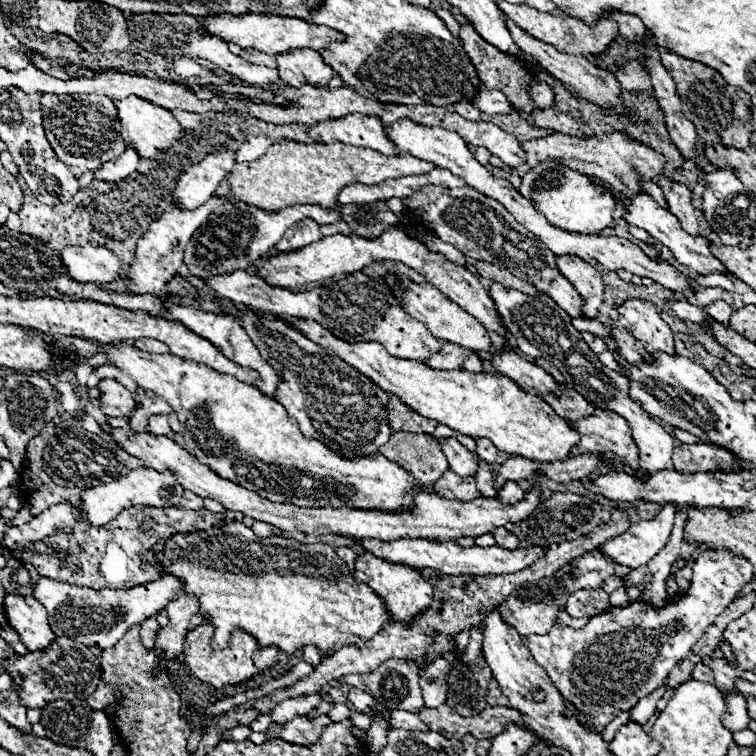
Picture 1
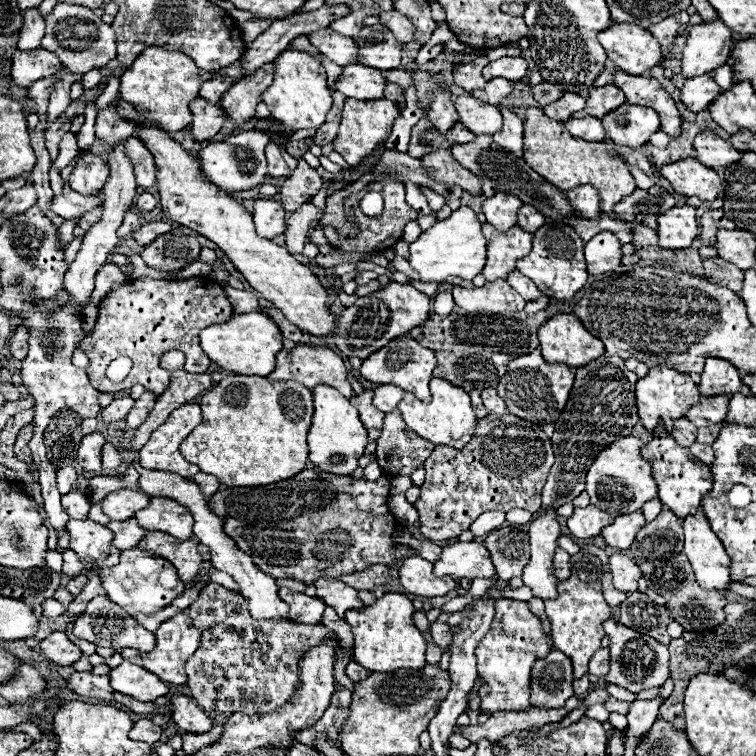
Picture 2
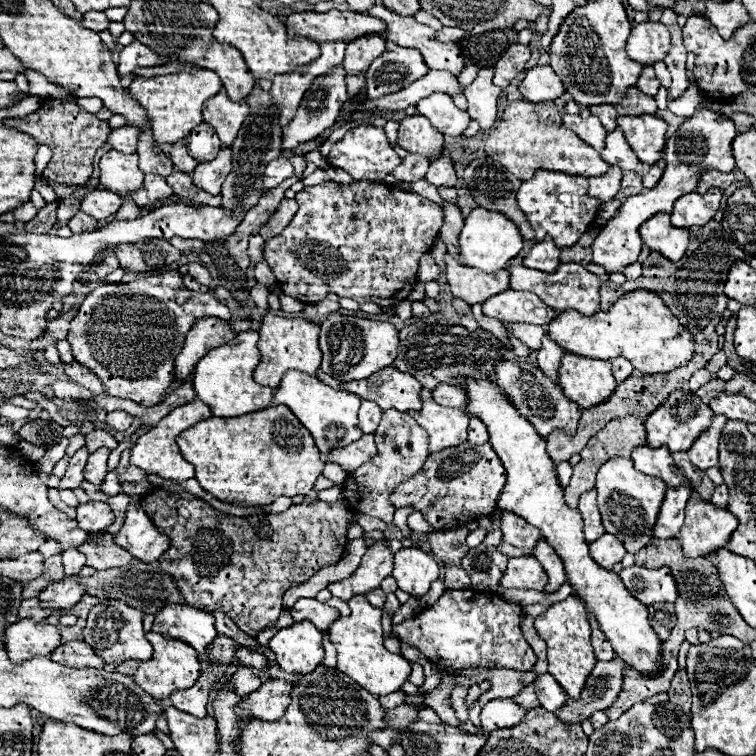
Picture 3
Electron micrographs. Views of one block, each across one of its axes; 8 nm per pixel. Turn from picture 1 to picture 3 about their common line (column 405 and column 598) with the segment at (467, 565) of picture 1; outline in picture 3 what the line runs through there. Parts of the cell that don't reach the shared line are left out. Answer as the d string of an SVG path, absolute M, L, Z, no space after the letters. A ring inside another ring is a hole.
M604 534L598 540L590 542L590 556L606 570L610 570L614 564L622 562L624 554L626 554L624 544L616 536Z

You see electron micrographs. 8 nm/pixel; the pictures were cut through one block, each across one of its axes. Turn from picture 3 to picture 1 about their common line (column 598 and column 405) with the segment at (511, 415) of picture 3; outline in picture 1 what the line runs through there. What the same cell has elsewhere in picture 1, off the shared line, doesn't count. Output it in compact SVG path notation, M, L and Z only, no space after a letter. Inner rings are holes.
M364 552L362 556L356 558L354 580L356 582L364 582L368 588L372 588L384 600L392 620L394 622L402 622L402 624L412 622L414 616L424 612L426 608L430 608L430 602L434 598L432 596L432 586L414 568L406 568L402 564L386 562L386 560L376 558L376 556L368 554L368 552Z

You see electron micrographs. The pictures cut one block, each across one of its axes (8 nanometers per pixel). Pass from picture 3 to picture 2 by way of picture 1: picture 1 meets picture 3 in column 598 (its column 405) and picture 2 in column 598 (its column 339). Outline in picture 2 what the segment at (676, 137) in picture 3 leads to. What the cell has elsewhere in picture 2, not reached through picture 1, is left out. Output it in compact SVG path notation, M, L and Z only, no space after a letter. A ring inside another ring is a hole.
M600 232L590 242L586 242L584 252L586 252L588 274L598 276L598 274L614 272L622 260L620 246L622 244L612 232Z

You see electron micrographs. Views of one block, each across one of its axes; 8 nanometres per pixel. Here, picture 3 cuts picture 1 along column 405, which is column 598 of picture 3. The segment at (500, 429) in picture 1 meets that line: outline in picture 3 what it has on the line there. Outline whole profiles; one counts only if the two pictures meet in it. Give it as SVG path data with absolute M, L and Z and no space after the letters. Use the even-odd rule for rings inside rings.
M564 354L558 370L558 384L566 398L576 402L580 408L602 404L618 386L610 362L578 354Z

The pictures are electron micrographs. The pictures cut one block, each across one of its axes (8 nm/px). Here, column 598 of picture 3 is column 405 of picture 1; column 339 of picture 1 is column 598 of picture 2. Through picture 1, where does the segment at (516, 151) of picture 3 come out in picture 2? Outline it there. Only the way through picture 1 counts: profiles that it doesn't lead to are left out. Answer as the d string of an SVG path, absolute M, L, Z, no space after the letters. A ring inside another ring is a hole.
M540 108L526 110L524 158L530 168L534 168L544 180L548 180L560 190L570 190L582 186L584 182L592 184L602 194L602 212L612 220L616 220L614 204L618 204L622 198L630 196L636 190L634 178L626 162L616 154L616 150L602 142L586 142L570 136L562 122L548 118Z

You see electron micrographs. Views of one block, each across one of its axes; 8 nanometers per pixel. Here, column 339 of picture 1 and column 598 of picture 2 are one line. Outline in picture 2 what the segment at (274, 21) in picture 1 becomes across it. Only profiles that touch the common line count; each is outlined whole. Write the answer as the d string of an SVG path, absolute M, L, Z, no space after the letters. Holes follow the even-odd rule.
M612 24L608 30L598 32L598 40L608 54L608 60L612 60L616 64L616 68L620 68L628 74L644 74L650 68L658 66L662 60L658 40L654 40L654 36L638 24Z

